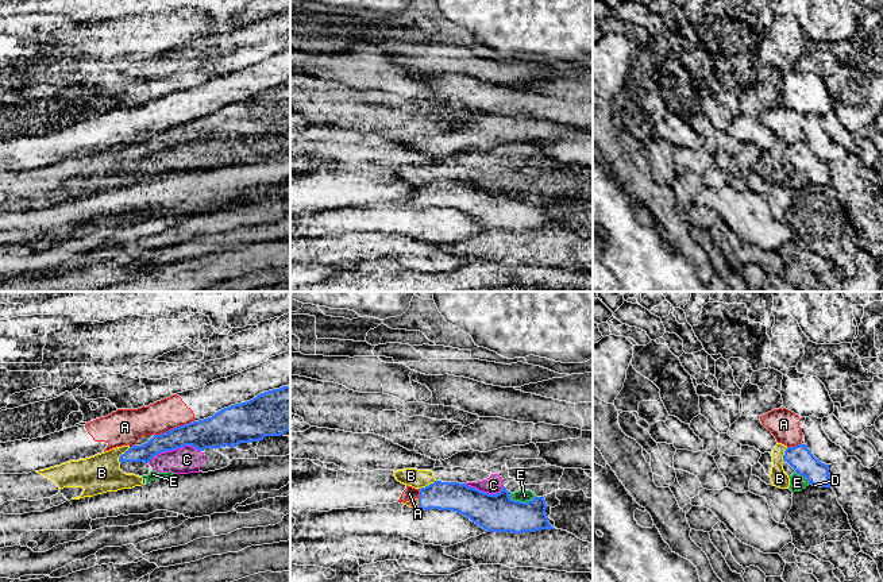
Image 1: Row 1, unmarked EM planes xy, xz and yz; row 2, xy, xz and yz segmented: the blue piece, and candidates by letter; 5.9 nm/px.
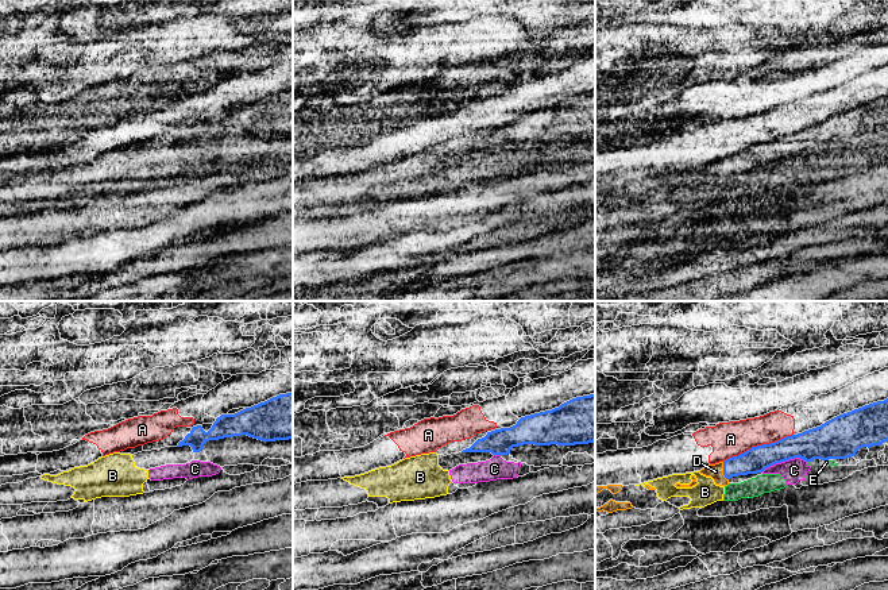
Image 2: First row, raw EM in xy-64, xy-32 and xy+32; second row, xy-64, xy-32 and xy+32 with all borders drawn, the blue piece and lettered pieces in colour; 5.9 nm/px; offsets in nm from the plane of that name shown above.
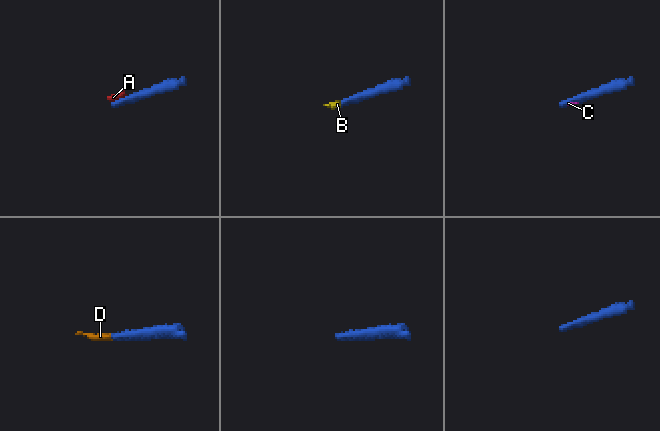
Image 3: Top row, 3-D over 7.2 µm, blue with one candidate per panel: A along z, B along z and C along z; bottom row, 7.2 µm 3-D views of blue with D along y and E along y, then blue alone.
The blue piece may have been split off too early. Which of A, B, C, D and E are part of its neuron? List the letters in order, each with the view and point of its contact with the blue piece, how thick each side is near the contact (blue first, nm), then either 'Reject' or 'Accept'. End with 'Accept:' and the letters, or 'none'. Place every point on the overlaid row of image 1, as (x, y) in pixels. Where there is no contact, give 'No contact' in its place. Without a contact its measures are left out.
A: Touches blue at xy (173, 428). Thickness 190 nm (blue) against 190 nm. Reject
B: Touches blue at xy (120, 455). Thickness 110 nm (blue) against 220 nm. Reject
C: Touches blue at xy (173, 448). Thickness 180 nm (blue) against 160 nm. Reject
D: Touches blue at xz (419, 504). Thickness 180 nm (blue) against 50 nm. Accept
E: Touches blue at xz (520, 501). Thickness 220 nm (blue) against 80 nm. Reject
Accept: D

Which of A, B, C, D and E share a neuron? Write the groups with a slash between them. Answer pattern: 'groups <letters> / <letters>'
groups A / B C E / D

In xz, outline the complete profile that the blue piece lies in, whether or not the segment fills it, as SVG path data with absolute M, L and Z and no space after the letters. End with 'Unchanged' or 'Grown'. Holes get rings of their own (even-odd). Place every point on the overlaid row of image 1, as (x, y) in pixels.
M459 482L433 483L419 489L417 498L404 504L420 509L452 510L469 517L487 532L524 533L554 529L545 514L544 497L521 502L512 500L504 486L500 493L489 494Z. Grown

